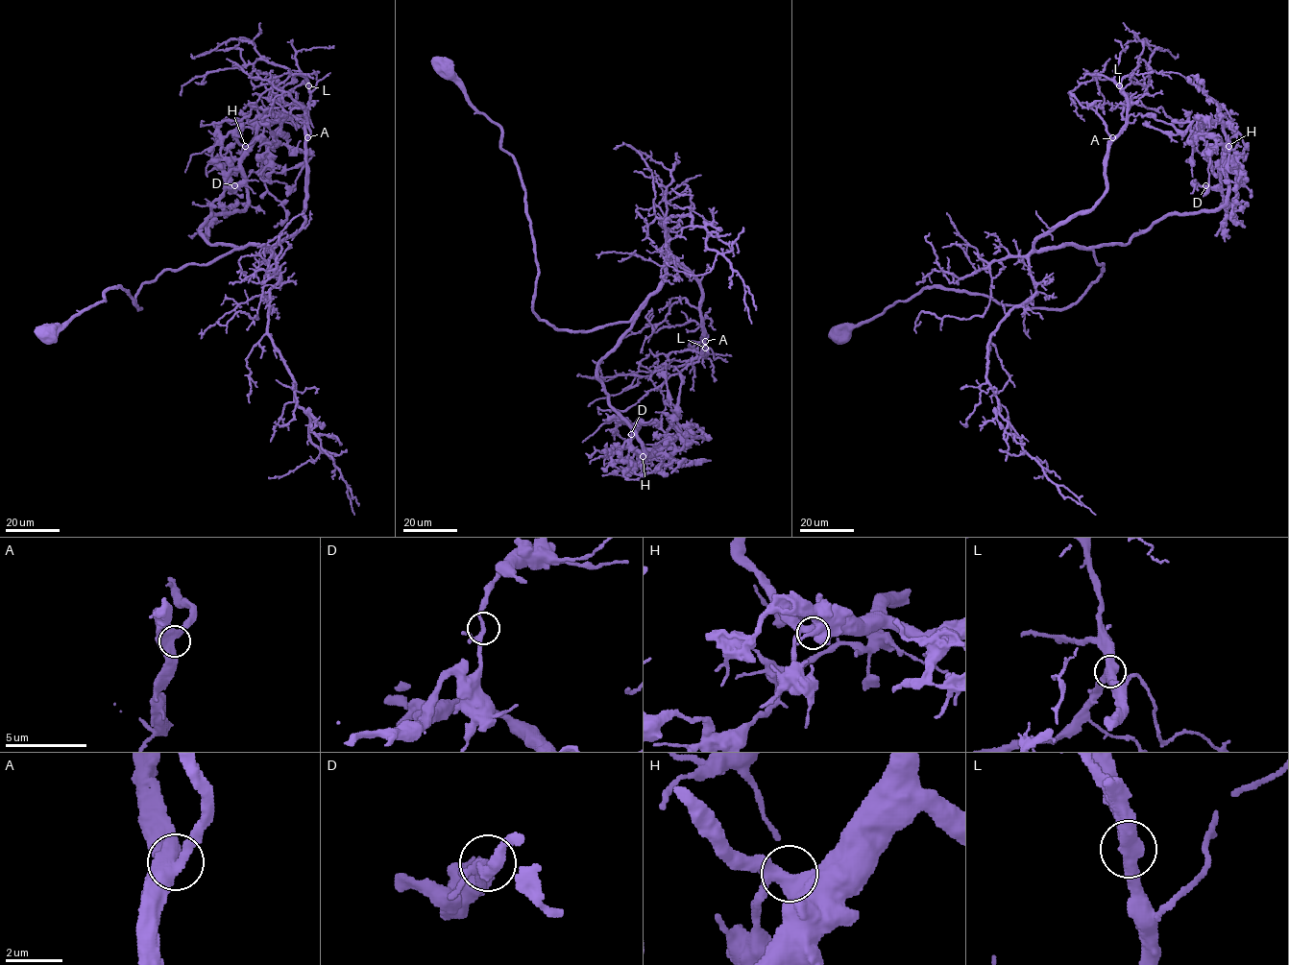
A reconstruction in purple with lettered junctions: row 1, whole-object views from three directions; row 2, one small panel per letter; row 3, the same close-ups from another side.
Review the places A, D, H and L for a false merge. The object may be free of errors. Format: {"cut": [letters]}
{"cut": []}

